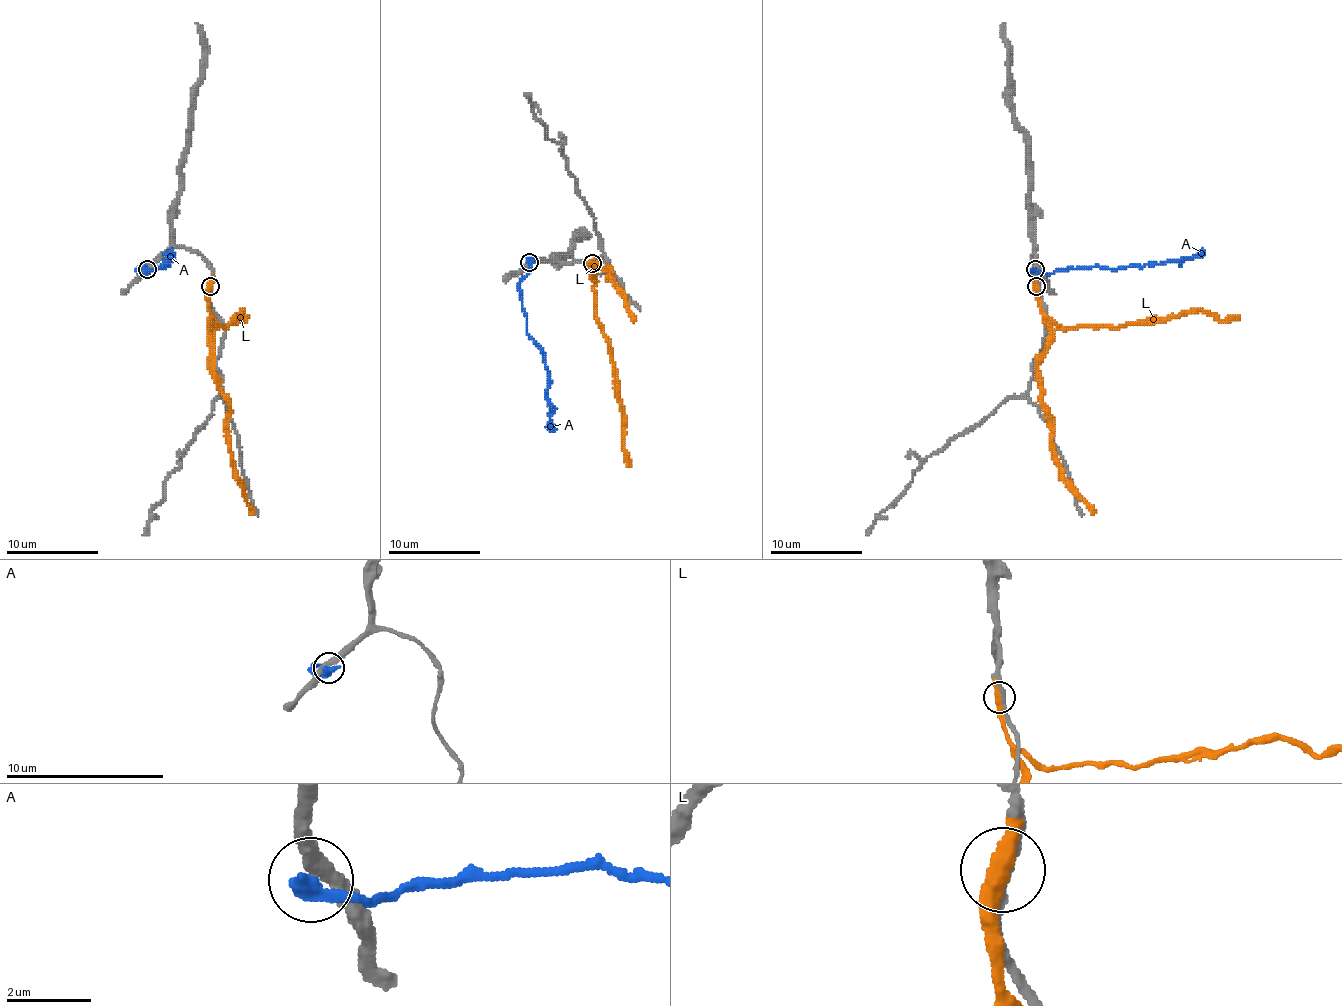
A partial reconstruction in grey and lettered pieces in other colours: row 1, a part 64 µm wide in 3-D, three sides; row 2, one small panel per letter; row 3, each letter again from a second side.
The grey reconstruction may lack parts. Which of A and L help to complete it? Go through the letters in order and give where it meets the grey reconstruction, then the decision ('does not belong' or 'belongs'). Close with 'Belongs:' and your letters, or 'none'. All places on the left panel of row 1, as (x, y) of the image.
A: meets grey at (147, 269); does not belong
L: meets grey at (210, 286); does not belong
Belongs: none

